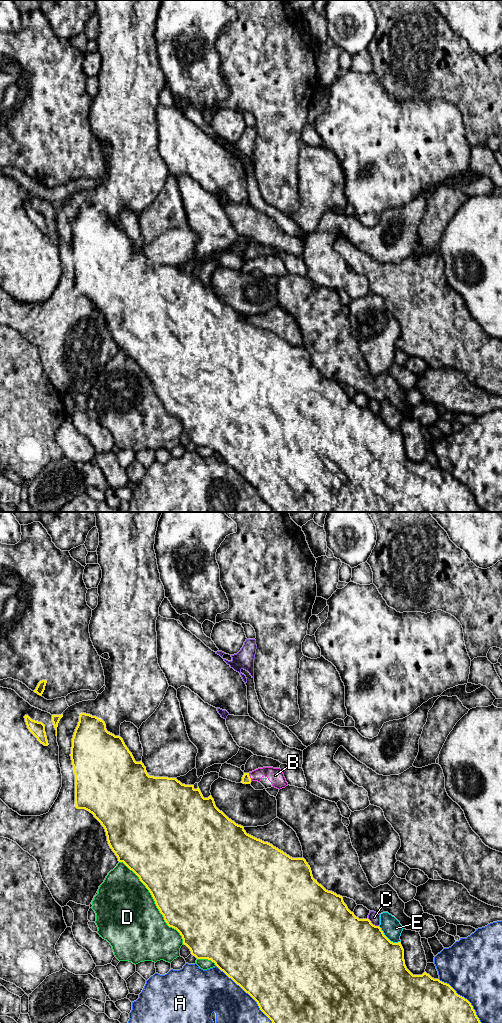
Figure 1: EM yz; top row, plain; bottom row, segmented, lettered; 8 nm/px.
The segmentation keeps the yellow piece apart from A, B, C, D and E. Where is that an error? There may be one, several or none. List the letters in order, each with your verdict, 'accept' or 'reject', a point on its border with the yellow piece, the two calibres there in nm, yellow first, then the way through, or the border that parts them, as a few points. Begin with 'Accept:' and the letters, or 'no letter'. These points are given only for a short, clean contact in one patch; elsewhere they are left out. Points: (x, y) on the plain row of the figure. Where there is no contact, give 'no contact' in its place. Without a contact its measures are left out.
Accept: B
A: reject; meets yellow in yz at (247, 480); 500 nm thick on the yellow side, 380 nm on the other
B: accept; meets yellow in yz at (249, 265); 70 nm thick on the yellow side, 120 nm on the other; runs through yz (246, 267), (249, 265), (259, 261), (275, 263)
C: reject; meets yellow in yz at (372, 412); 500 nm thick on the yellow side, 90 nm on the other
D: reject; meets yellow in yz at (155, 390); 500 nm thick on the yellow side, 500 nm on the other
E: reject; meets yellow in yz at (387, 426); 500 nm thick on the yellow side, 160 nm on the other

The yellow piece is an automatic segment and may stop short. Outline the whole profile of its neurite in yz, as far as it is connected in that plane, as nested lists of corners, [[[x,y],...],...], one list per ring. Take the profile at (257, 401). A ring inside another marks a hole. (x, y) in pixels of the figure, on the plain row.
[[[81,201],[72,226],[71,248],[75,262],[75,294],[85,297],[104,315],[107,329],[118,346],[132,358],[151,381],[157,396],[169,415],[176,417],[193,444],[208,447],[248,481],[273,512],[482,512],[471,491],[447,471],[424,460],[413,463],[406,455],[401,430],[391,430],[379,414],[367,407],[359,407],[343,389],[343,385],[326,378],[313,366],[304,346],[292,346],[283,339],[246,321],[220,299],[210,283],[204,286],[199,275],[185,273],[176,266],[149,264],[146,255],[136,250],[120,224],[106,217],[103,208]]]

